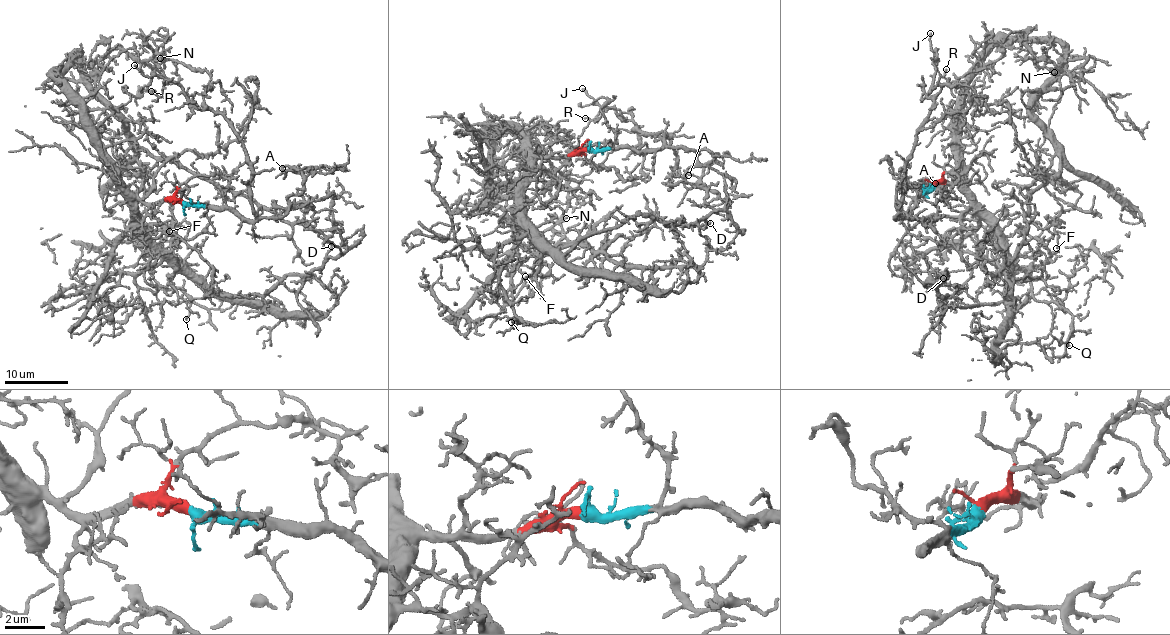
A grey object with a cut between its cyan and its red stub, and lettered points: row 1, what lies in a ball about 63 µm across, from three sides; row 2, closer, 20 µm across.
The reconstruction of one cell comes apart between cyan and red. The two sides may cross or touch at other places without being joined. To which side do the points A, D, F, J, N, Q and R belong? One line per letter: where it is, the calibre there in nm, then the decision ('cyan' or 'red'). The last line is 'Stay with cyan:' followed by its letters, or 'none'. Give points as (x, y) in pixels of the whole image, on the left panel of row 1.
A: at (282, 168); 140 nm thick; cyan
D: at (331, 246); 150 nm thick; red
F: at (169, 231); 110 nm thick; red
J: at (134, 65); 150 nm thick; cyan
N: at (160, 58); 150 nm thick; red
Q: at (186, 319); 130 nm thick; red
R: at (151, 91); 130 nm thick; cyan
Stay with cyan: A, J, R

